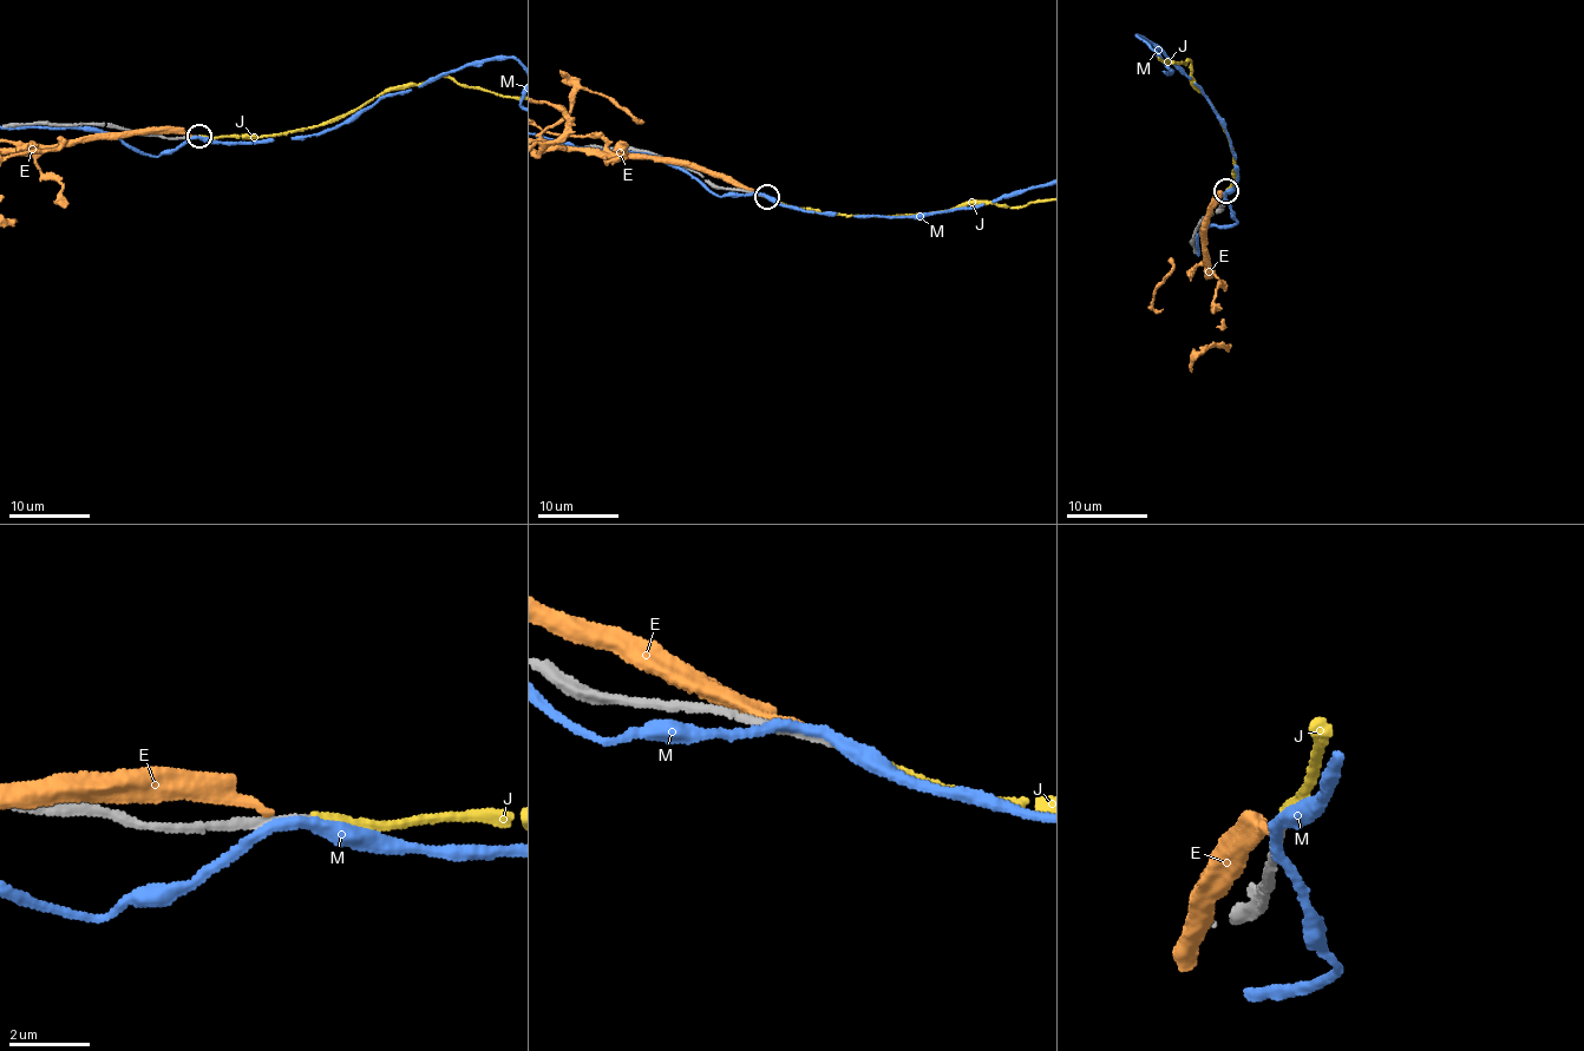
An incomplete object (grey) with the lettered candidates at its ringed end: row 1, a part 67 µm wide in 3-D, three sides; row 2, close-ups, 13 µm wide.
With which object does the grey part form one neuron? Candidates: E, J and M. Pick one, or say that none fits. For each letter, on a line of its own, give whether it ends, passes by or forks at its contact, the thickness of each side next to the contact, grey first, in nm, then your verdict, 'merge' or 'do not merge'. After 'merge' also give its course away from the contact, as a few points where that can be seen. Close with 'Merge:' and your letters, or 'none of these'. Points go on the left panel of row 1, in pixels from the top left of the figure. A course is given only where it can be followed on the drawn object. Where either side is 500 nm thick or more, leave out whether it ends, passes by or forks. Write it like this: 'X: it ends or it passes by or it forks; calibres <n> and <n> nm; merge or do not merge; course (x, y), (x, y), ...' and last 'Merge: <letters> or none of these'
E: it ends; calibres 300 and 240 nm; do not merge
J: it ends; calibres 200 and 200 nm; merge; course (198, 136), (296, 132), (349, 115), (397, 87), (449, 74), (464, 85)
M: it passes by; calibres 280 and 280 nm; do not merge
Merge: J

